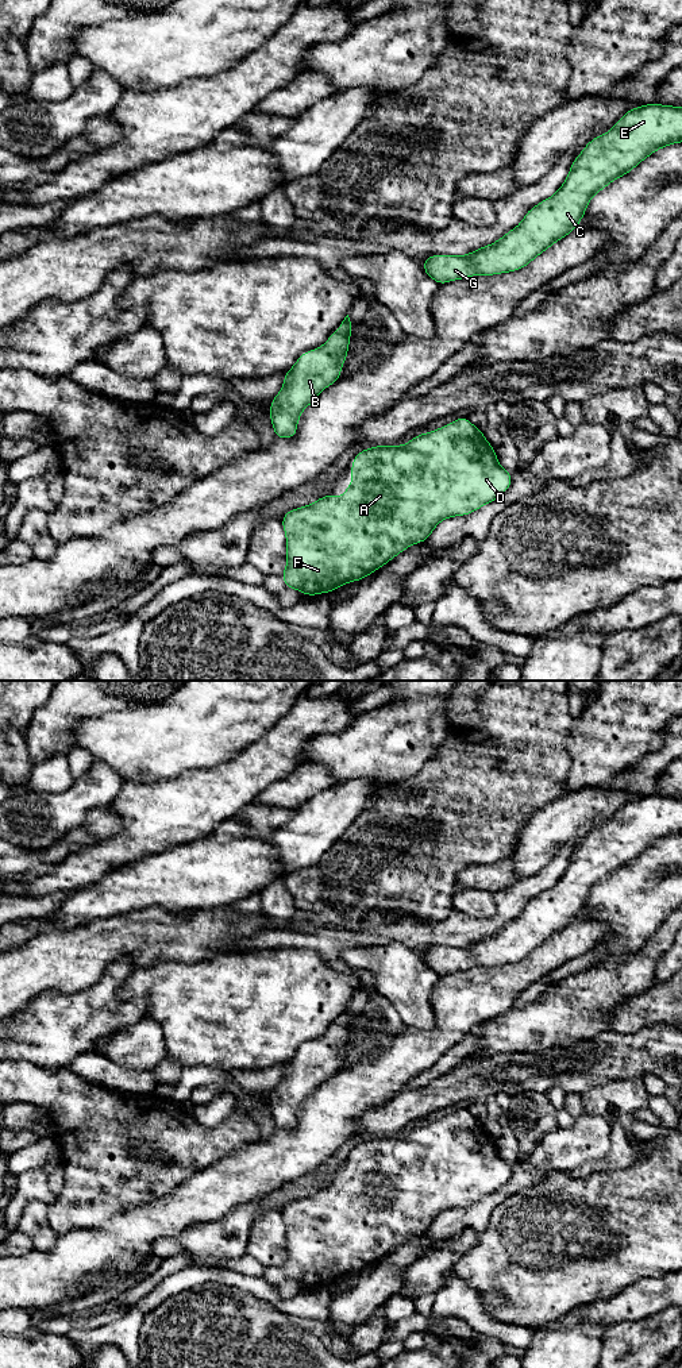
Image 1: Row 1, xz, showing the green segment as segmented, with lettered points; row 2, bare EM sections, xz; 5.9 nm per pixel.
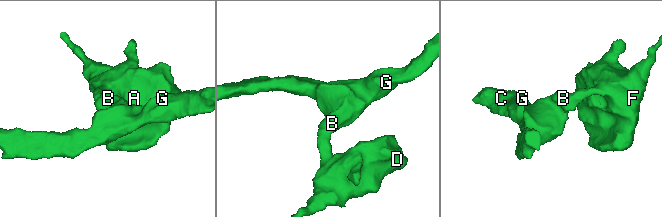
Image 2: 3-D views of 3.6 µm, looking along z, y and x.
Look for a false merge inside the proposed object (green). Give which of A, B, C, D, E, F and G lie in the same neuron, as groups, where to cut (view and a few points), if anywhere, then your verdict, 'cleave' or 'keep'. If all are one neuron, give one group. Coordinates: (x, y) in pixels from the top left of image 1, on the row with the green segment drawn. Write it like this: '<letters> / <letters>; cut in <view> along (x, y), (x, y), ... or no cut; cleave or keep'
A B C D E F G; no cut; keep

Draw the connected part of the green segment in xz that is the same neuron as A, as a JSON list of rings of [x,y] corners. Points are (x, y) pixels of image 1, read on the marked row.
[[[465,415],[439,429],[413,436],[406,444],[365,448],[351,461],[348,473],[352,483],[344,488],[343,497],[327,494],[286,512],[281,520],[286,535],[286,567],[280,577],[288,587],[307,597],[332,593],[342,585],[369,577],[412,544],[429,539],[442,520],[475,512],[497,500],[513,482],[509,471],[500,466],[496,450],[482,429]]]

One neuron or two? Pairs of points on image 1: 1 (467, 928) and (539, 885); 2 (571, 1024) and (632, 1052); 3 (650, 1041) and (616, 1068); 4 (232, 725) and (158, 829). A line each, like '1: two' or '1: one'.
1: one
2: two
3: one
4: two

